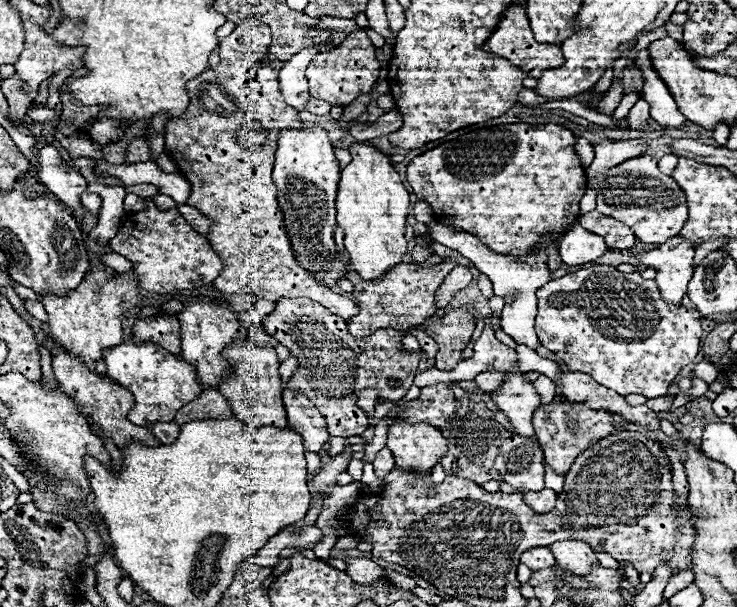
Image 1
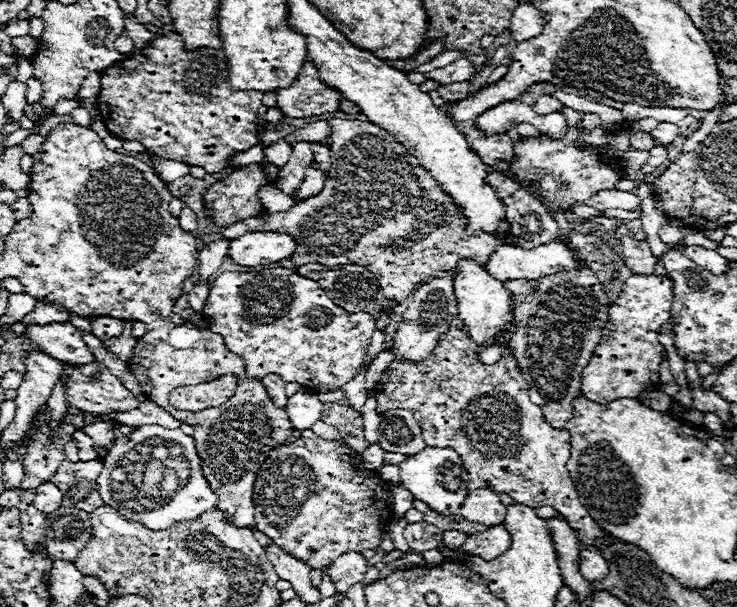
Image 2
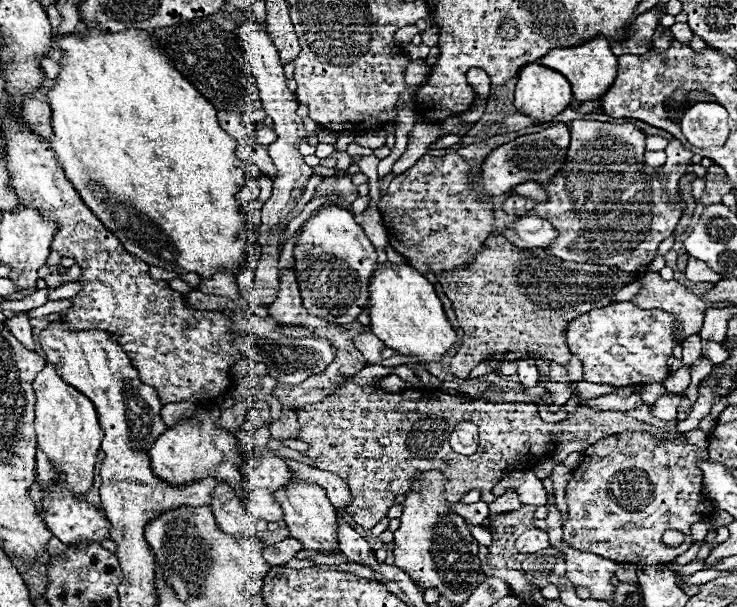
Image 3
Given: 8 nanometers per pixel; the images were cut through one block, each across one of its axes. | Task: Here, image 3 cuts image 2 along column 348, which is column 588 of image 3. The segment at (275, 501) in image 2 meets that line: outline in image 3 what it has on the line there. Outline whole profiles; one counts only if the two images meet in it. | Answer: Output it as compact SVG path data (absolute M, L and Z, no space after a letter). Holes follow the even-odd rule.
M624 432L598 440L582 452L582 464L572 472L572 480L566 486L570 520L564 526L564 542L568 542L576 550L592 552L616 562L630 562L638 566L670 564L676 556L686 552L692 542L684 542L678 548L668 548L662 542L662 534L666 530L680 530L684 534L690 534L690 526L694 522L704 522L714 512L714 506L702 492L704 474L698 468L698 462L706 458L708 452L694 444L658 444L650 434L644 432Z

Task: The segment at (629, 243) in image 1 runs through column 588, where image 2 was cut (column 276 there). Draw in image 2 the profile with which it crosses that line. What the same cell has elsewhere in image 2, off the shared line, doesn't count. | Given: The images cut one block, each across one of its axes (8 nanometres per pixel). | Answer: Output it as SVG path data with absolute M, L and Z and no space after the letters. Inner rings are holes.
M332 118L328 120L330 128L332 128L332 134L330 134L330 168L328 168L328 178L326 178L326 184L322 188L322 192L318 192L316 196L310 196L310 198L304 198L300 202L296 202L288 212L274 212L274 214L268 214L268 212L262 212L260 216L252 216L252 218L246 218L246 220L240 220L236 224L232 224L230 228L222 230L224 238L236 238L240 234L246 234L246 232L252 232L252 230L280 230L280 232L286 232L290 234L292 238L296 238L296 250L292 254L292 260L296 266L304 266L304 264L310 264L310 262L320 262L322 266L336 266L336 264L358 264L358 266L366 266L380 282L380 288L384 292L386 298L394 298L396 302L404 302L406 296L412 294L414 286L418 282L422 282L426 276L434 274L436 270L456 270L458 262L464 260L464 258L470 258L478 264L484 264L488 260L488 254L492 254L492 250L498 246L498 240L492 238L490 234L478 234L478 236L468 236L464 234L464 220L460 218L460 210L454 206L452 198L448 198L448 194L444 194L440 190L440 186L436 184L434 178L430 178L426 174L426 170L420 166L420 162L416 162L416 158L412 158L412 154L392 138L392 134L388 134L386 130L382 130L380 126L372 124L372 122L362 122L362 120L340 120L340 118Z

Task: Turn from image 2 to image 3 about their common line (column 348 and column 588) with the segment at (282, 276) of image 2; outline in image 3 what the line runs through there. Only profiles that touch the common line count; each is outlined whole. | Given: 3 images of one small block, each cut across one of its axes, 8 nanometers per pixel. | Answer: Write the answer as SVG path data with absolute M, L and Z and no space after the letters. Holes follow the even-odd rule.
M614 302L604 308L590 310L588 314L578 316L566 328L566 342L570 352L576 354L584 364L584 380L606 384L606 386L632 386L632 384L648 384L648 382L662 382L670 372L666 368L666 360L672 356L672 346L678 344L672 338L674 332L674 318L664 310L642 310L632 302Z

